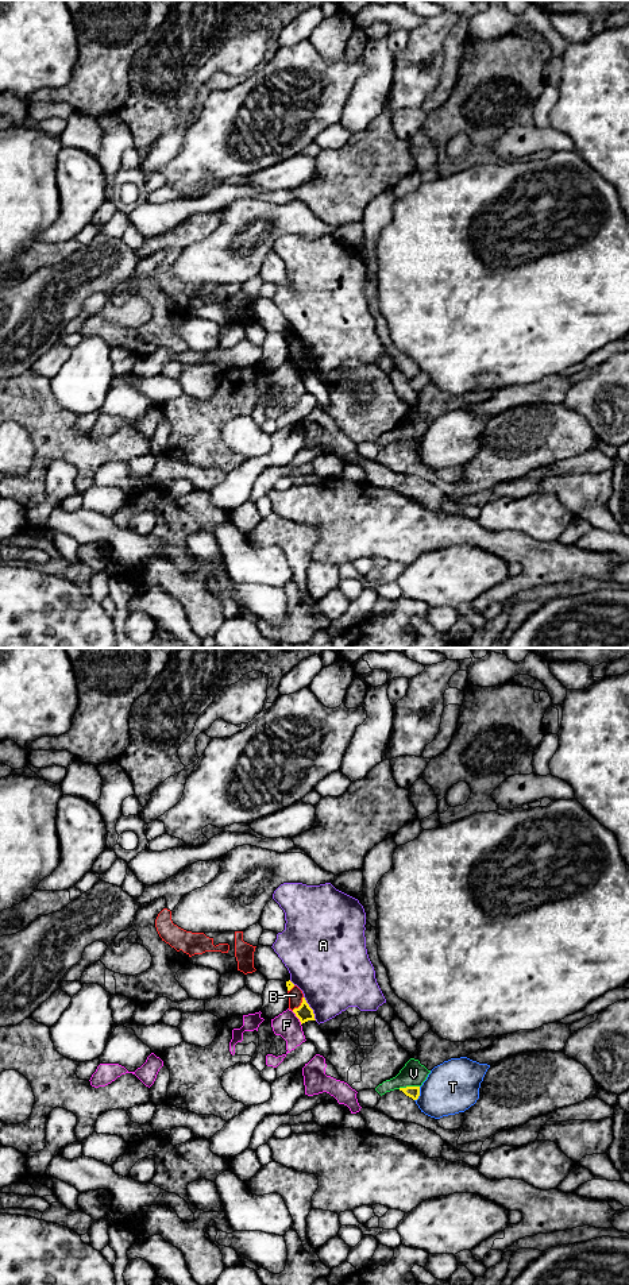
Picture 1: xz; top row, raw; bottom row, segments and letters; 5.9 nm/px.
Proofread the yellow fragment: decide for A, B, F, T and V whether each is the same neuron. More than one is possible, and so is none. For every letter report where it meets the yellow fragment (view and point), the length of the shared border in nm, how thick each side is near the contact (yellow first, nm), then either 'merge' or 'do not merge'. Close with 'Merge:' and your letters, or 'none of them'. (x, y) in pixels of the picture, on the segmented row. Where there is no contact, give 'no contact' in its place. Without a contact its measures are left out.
A: xz (311, 1008) | 160 nm | 100/440 nm | do not merge
B: xz (301, 1004) | 110 nm | 100/90 nm | do not merge
F: xz (297, 1017) | 100 nm | 100/150 nm | do not merge
T: xz (419, 1094) | 90 nm | 70/320 nm | do not merge
V: xz (408, 1087) | 130 nm | 70/150 nm | do not merge
Merge: none of them

